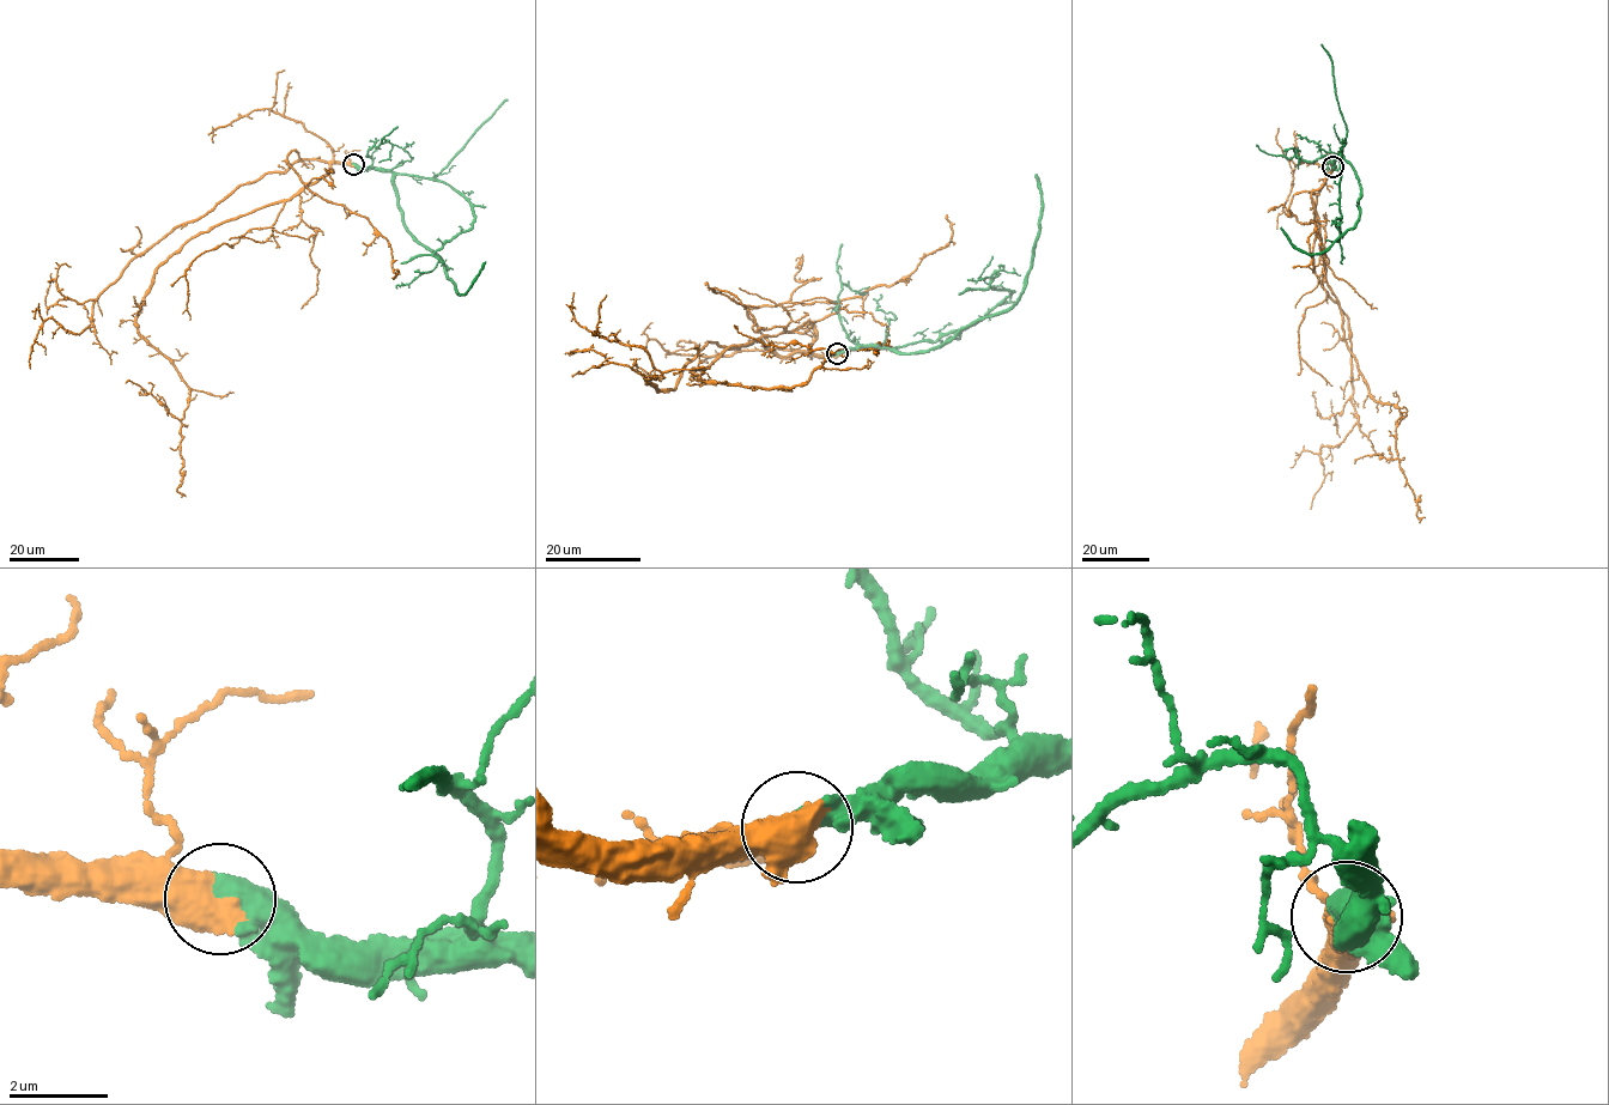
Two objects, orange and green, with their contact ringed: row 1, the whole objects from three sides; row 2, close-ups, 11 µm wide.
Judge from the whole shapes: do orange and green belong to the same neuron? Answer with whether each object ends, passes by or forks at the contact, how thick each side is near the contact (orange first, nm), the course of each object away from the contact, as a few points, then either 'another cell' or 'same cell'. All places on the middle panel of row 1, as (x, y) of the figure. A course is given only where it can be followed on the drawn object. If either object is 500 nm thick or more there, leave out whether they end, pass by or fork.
550 nm thick on the orange side, 550 nm on the other; orange runs (837, 352), (814, 353), (807, 322), (735, 344), (691, 371), (708, 382), (790, 387), (841, 348), (894, 347); green runs (837, 352), (868, 346), (915, 354), (931, 350), (1016, 302), (1039, 232), (1042, 194), (1036, 174); same cell

